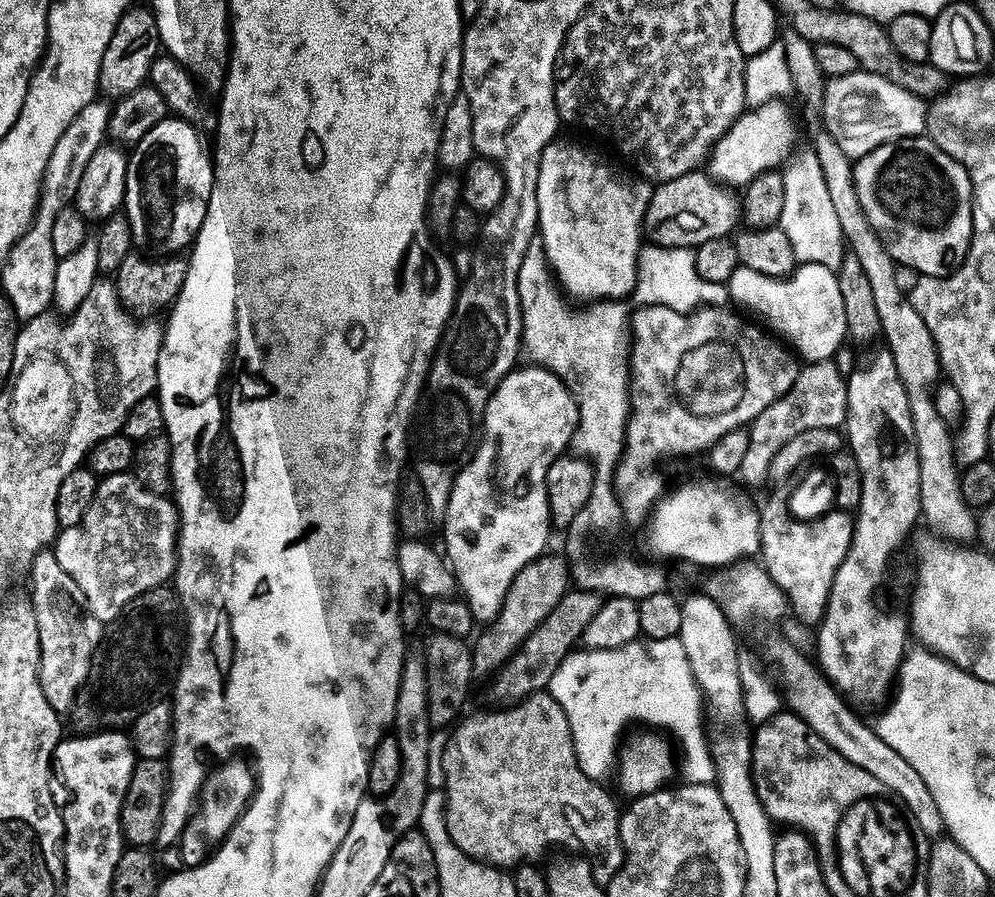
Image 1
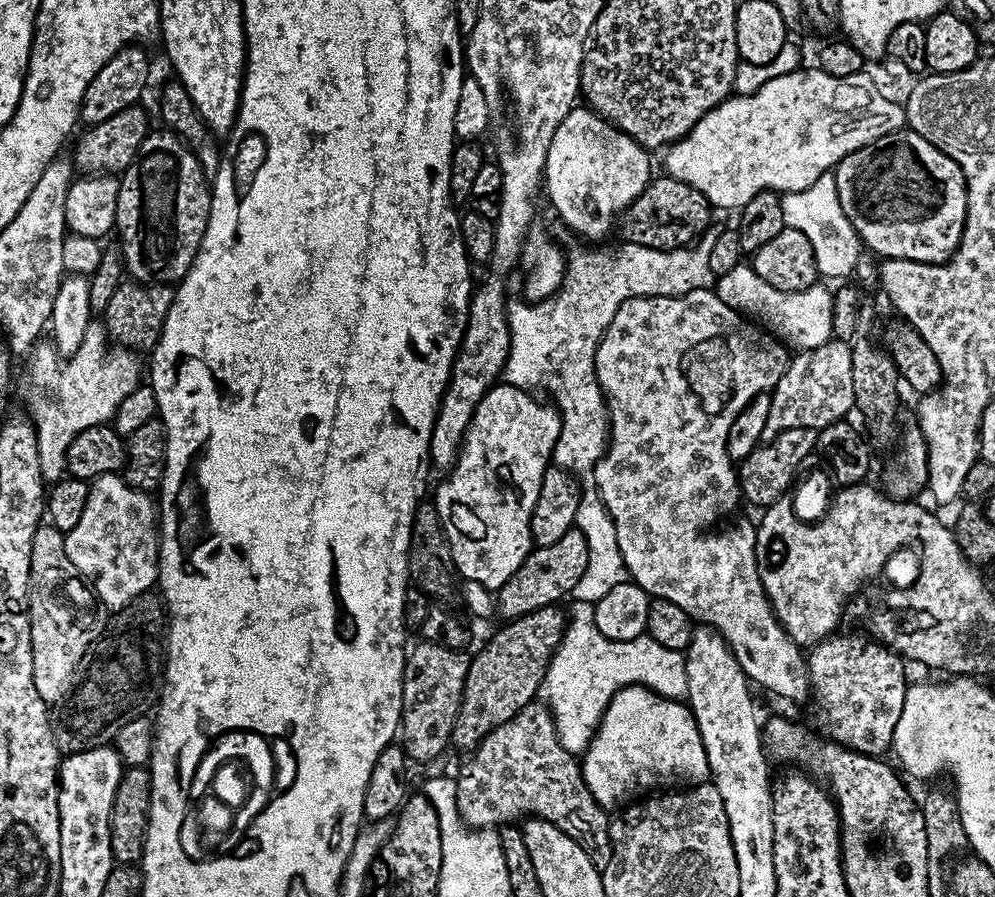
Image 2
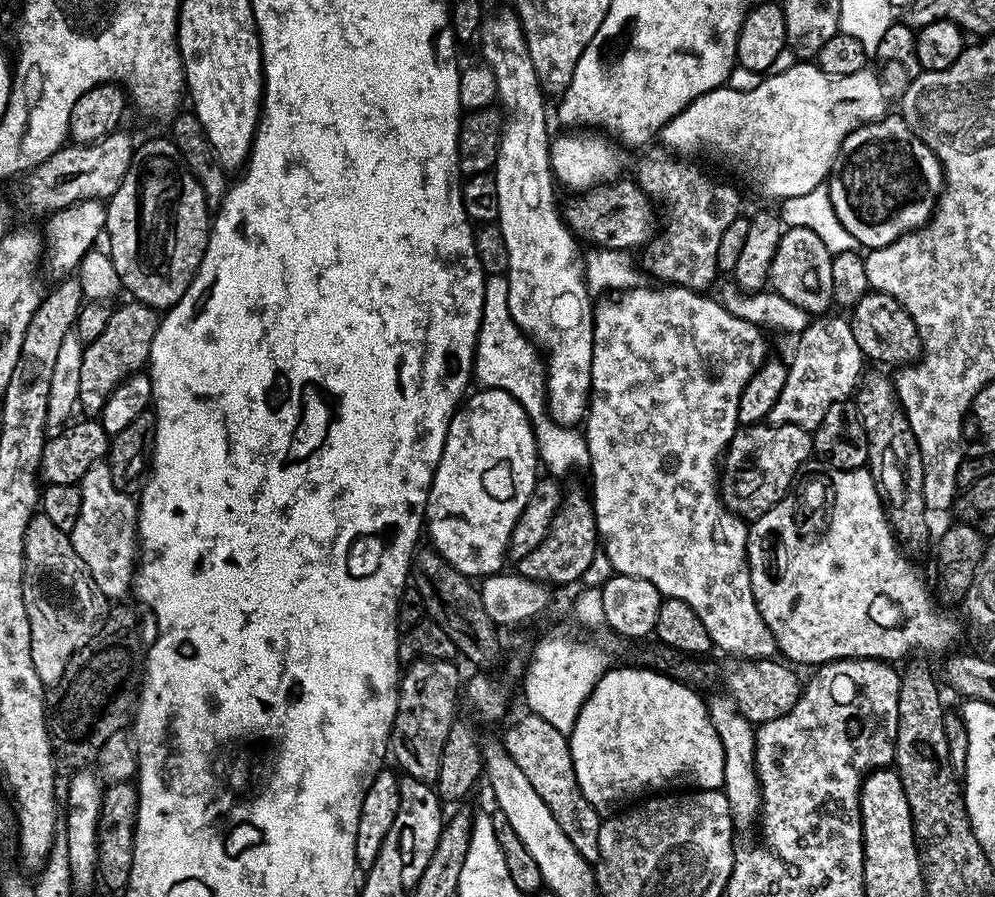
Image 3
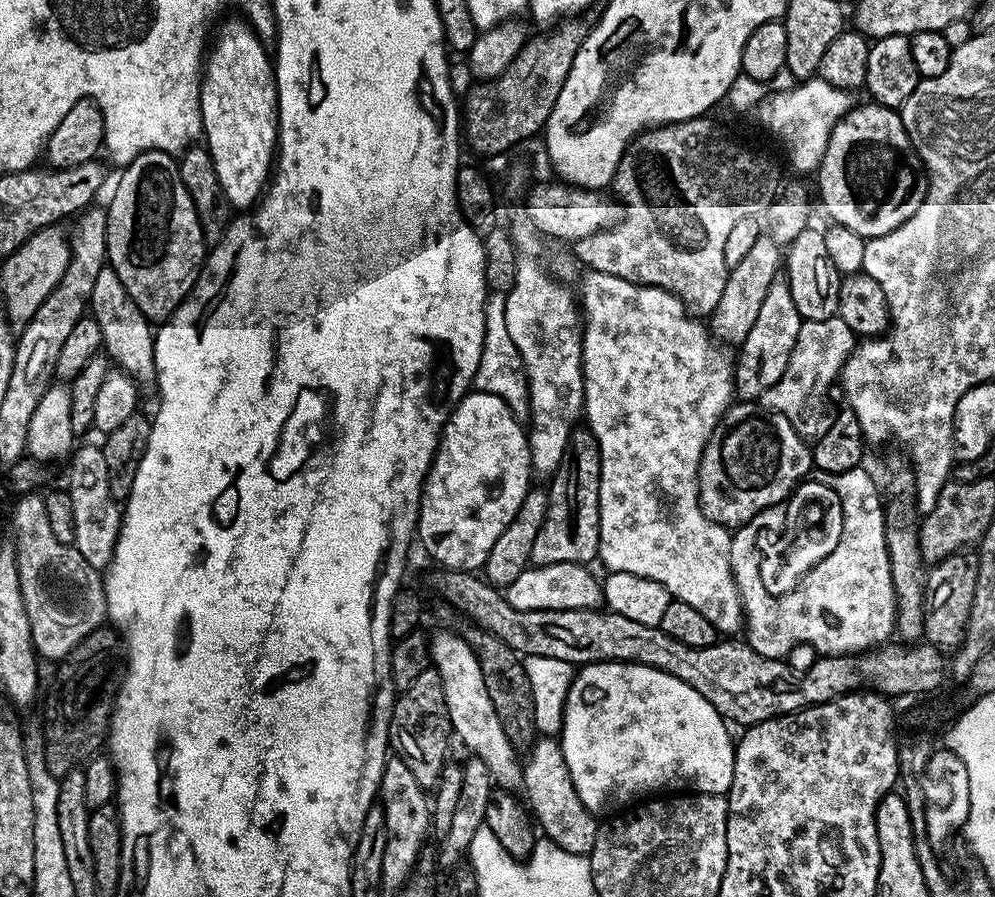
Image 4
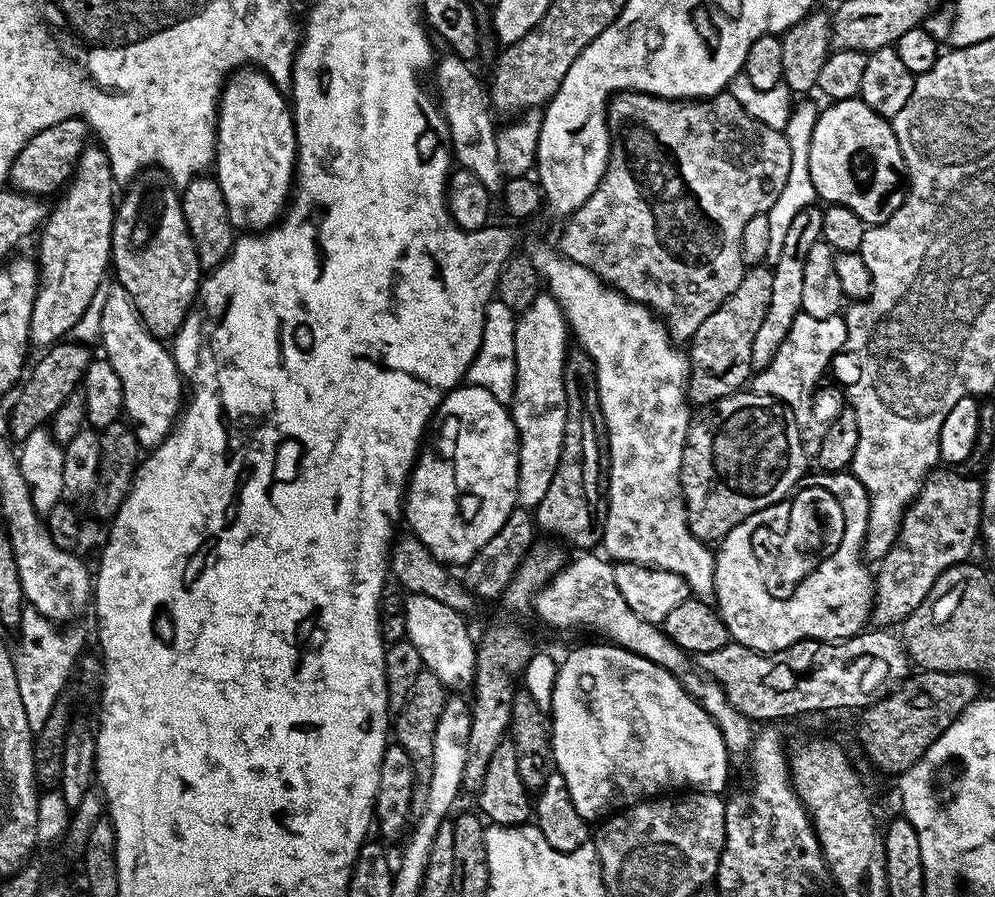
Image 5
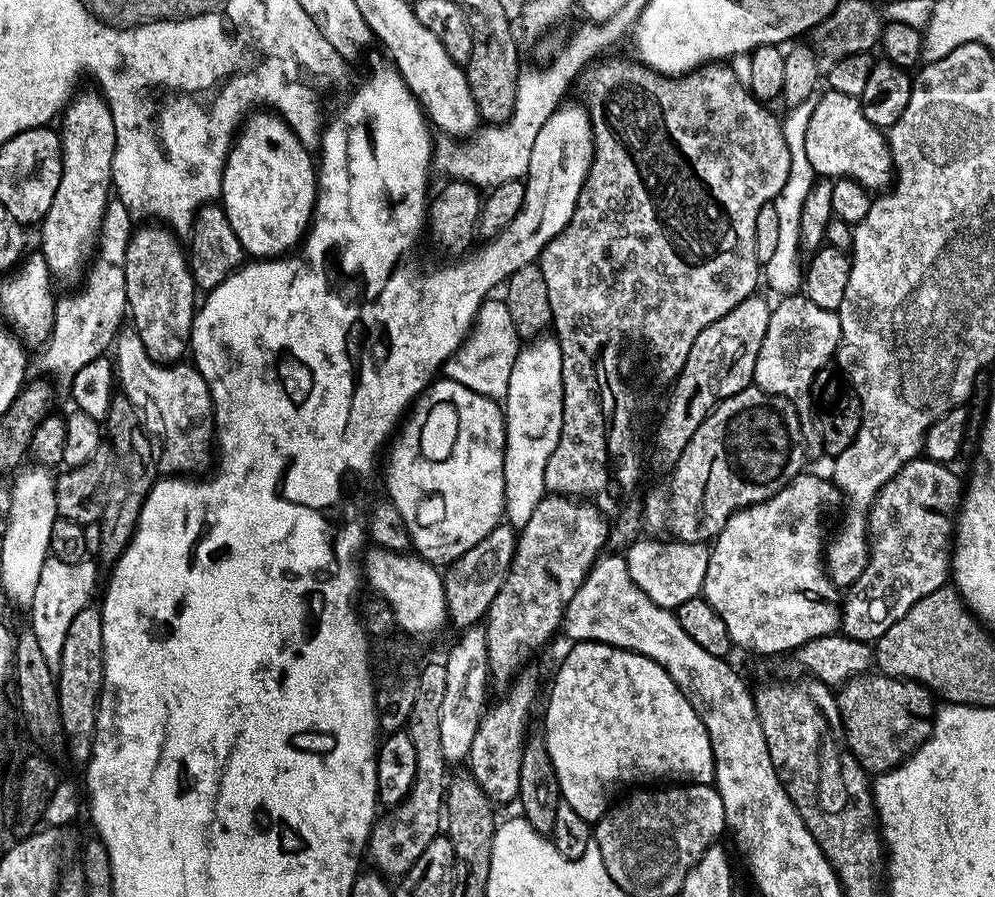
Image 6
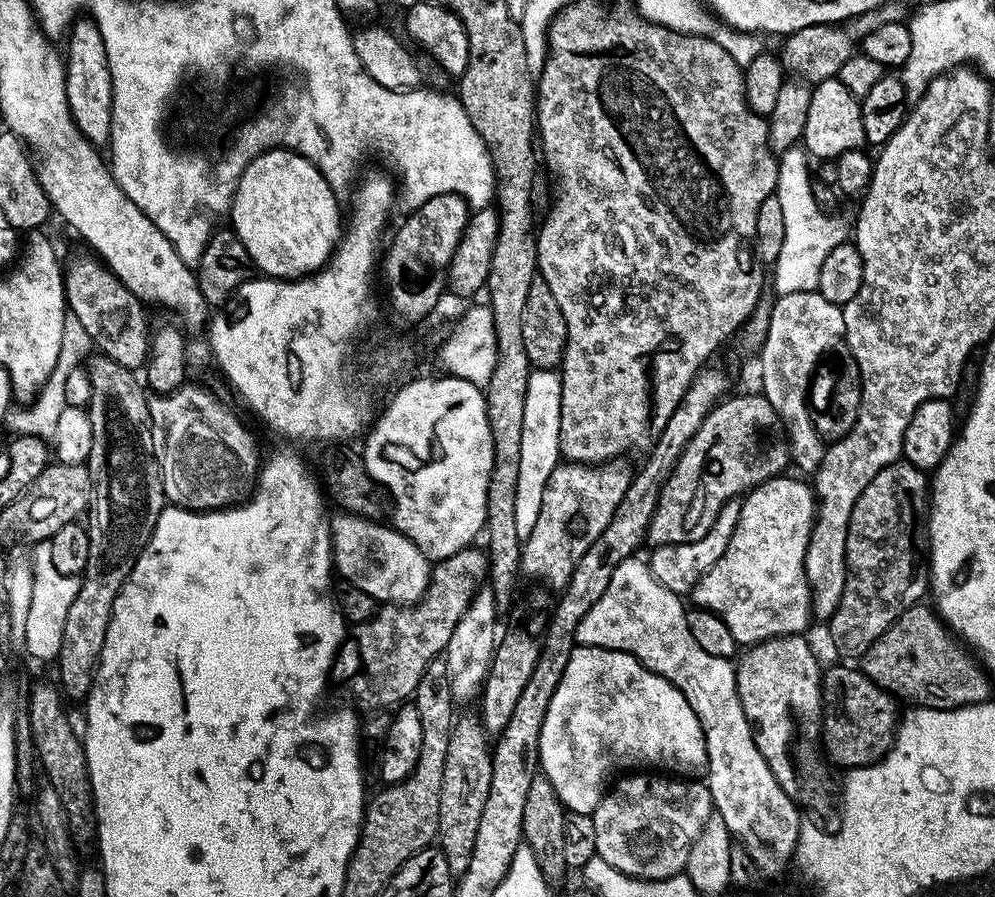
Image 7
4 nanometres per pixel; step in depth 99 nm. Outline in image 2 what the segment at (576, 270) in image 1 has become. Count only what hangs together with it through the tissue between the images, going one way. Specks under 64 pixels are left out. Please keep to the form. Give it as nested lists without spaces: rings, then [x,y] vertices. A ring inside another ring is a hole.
[[[587,106],[573,108],[566,118],[554,130],[554,138],[550,138],[550,150],[546,154],[543,187],[548,187],[548,200],[554,211],[560,215],[560,220],[577,237],[585,241],[600,240],[608,231],[613,231],[614,218],[628,208],[630,202],[648,187],[648,181],[653,179],[652,160],[649,149],[643,148],[634,138],[630,138],[614,125],[609,124]]]

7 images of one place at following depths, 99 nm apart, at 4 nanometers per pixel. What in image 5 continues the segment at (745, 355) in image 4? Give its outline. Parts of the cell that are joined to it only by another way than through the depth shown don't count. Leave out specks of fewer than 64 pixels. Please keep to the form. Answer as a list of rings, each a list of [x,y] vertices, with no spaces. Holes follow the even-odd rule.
[[[809,206],[798,210],[794,222],[790,222],[790,230],[786,230],[785,241],[782,242],[782,251],[776,261],[772,264],[772,277],[774,278],[770,292],[770,306],[767,307],[766,317],[762,325],[754,334],[753,349],[751,351],[751,362],[755,369],[765,368],[777,353],[778,346],[789,333],[794,318],[800,312],[803,293],[803,271],[805,270],[806,257],[814,242],[820,240],[823,230],[823,211],[816,206]]]

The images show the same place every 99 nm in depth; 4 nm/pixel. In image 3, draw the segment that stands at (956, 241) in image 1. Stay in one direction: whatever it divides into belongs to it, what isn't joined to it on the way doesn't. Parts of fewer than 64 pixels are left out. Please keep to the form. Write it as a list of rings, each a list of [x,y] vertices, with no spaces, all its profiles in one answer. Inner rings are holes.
[[[886,114],[872,124],[863,124],[854,130],[842,142],[832,171],[828,174],[826,187],[830,194],[830,202],[834,206],[834,214],[838,214],[838,222],[846,226],[846,230],[864,250],[881,248],[907,232],[923,228],[932,219],[936,210],[936,201],[944,186],[944,171],[940,159],[920,141],[910,130],[903,115]]]

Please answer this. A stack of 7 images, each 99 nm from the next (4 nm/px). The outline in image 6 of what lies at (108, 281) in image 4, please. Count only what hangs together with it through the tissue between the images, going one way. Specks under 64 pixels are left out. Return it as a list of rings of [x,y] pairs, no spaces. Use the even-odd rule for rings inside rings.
[[[134,330],[119,333],[115,352],[119,391],[136,407],[142,427],[152,441],[157,469],[164,474],[203,473],[200,471],[214,460],[214,413],[212,395],[202,374],[188,362],[169,366],[152,360]]]

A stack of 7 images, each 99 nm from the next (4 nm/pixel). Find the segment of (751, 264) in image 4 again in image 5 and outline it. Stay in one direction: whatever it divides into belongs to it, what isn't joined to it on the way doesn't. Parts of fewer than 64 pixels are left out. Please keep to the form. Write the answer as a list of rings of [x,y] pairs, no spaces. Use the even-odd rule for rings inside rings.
[[[752,266],[745,271],[742,282],[738,282],[738,290],[698,326],[692,335],[688,357],[688,398],[693,405],[711,405],[723,396],[731,396],[739,392],[749,383],[754,367],[751,362],[754,334],[757,333],[762,320],[766,317],[770,306],[770,292],[774,278],[772,268],[768,266]]]

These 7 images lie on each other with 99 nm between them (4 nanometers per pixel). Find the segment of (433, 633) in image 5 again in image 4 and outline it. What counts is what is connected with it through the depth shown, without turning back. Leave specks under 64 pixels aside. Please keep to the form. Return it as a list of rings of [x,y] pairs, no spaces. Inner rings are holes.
[[[459,631],[431,633],[432,650],[431,667],[442,678],[442,694],[446,698],[446,710],[452,723],[455,739],[461,740],[469,748],[475,759],[486,762],[486,770],[490,770],[492,783],[500,790],[516,790],[524,783],[524,769],[518,750],[506,738],[506,730],[502,730],[502,722],[498,722],[498,714],[494,714],[494,702],[490,702],[490,693],[486,690],[486,681],[482,679],[482,666],[478,666],[478,658],[474,658],[474,650],[464,640]]]

